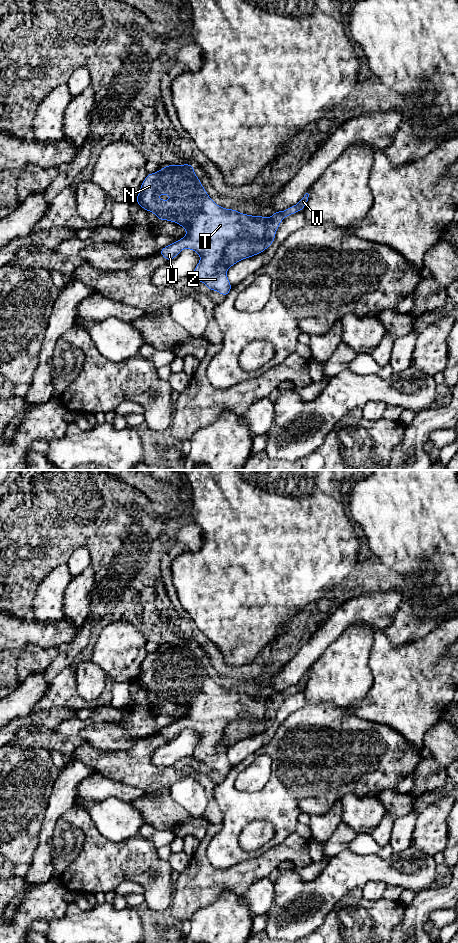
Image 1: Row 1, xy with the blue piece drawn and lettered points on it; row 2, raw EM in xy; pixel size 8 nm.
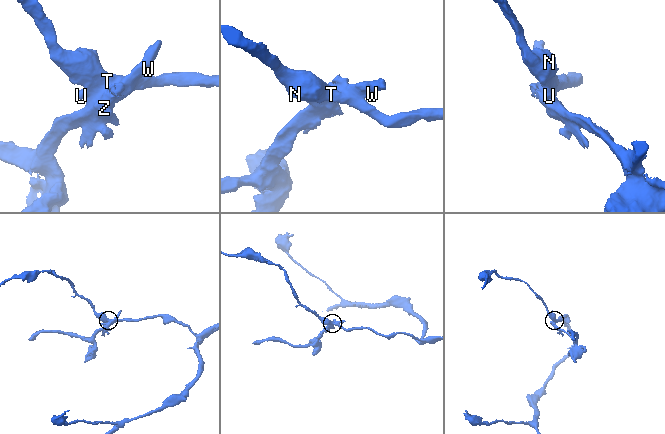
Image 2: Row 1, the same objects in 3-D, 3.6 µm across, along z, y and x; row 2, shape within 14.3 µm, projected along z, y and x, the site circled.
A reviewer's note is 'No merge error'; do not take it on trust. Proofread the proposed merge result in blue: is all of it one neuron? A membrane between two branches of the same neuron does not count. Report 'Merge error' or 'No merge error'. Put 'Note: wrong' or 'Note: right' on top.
Note: wrong
Merge error

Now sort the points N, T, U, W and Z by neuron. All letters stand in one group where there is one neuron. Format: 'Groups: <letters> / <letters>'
Groups: N T U Z / W

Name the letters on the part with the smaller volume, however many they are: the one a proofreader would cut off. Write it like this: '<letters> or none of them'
W

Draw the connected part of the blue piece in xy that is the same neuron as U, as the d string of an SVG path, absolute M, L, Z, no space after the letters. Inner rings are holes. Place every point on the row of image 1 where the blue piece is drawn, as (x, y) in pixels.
M191 164L166 165L155 173L147 174L135 200L144 210L154 213L159 220L175 222L187 231L183 238L164 247L159 253L170 261L183 249L195 251L200 255L200 261L192 278L203 282L208 290L217 291L225 297L232 289L227 278L227 269L221 264L226 244L235 240L259 242L268 231L266 217L243 214L217 205L207 194ZM160 194L170 195L172 199L159 200Z

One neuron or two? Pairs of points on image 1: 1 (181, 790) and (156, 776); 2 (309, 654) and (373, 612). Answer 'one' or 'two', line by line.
1: two
2: one

